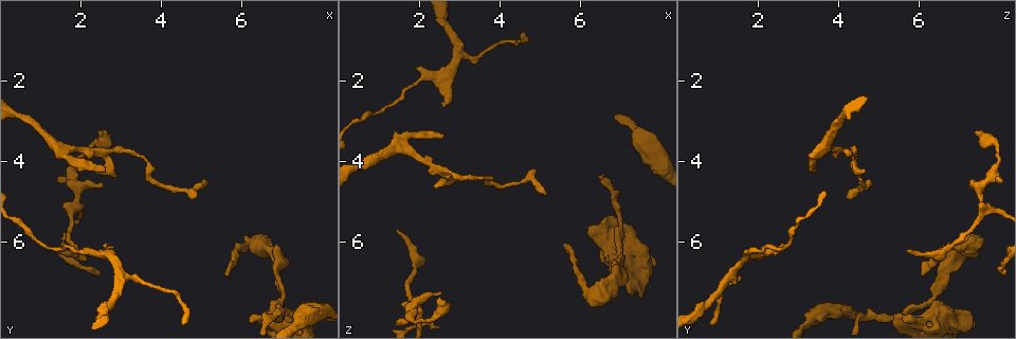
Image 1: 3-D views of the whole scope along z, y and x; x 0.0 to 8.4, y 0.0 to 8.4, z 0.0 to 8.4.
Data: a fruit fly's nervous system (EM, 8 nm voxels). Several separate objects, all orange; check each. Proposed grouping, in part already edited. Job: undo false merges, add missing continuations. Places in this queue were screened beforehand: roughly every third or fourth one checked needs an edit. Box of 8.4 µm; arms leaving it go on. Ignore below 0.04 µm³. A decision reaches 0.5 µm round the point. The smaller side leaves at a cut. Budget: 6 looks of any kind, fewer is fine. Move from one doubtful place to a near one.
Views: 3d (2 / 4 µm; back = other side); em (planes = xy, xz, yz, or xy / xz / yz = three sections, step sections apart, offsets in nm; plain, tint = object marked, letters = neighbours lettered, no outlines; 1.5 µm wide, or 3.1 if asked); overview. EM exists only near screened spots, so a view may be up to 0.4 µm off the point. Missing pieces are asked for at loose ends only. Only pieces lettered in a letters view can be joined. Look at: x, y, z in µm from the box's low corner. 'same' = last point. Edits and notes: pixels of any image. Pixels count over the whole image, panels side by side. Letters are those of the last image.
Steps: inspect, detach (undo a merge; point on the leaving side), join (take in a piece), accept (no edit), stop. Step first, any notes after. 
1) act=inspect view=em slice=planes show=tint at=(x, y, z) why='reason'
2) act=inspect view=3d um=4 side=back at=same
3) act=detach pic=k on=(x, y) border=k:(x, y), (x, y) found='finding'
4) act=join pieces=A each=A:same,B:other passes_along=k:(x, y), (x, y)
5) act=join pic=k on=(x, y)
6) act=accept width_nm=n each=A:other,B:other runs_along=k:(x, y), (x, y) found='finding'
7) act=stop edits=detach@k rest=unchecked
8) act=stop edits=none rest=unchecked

act=inspect view=em slice=xz step=8 show=tint at=(2.65, 6.15, 2.65) why='branch stops here'

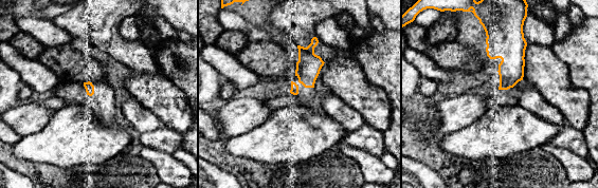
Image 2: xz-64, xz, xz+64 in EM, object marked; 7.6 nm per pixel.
act=inspect view=em slice=planes show=letters at=same why='another direction'

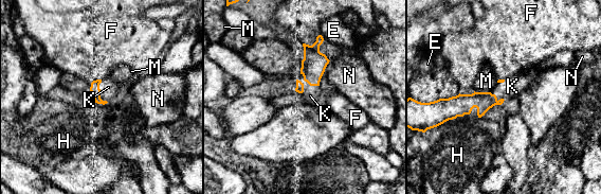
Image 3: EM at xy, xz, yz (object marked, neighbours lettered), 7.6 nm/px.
act=join pieces=K each=E:other,F:other,H:other,K:same,M:other,N:other found='the neuron continues'

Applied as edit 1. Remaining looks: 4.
act=inspect view=em slice=xy step=4 show=letters at=(2.50, 4.60, 7.30) why='free end'

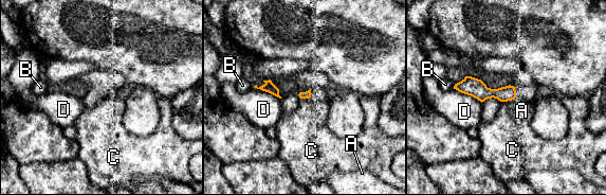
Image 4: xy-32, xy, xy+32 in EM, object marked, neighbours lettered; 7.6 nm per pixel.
act=inspect view=em slice=planes show=letters at=same

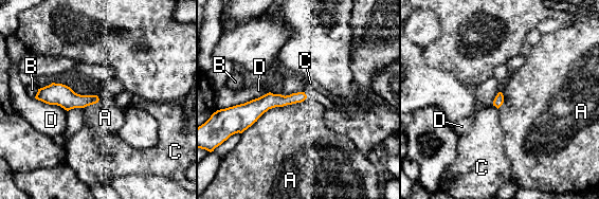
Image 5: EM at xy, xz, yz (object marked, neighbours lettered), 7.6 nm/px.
act=accept each=A:other,B:other,C:other,D:other runs_along=5:(303, 96), (236, 112) found='none of them fits'

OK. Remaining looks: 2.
act=inspect view=em slice=xz step=8 show=tint at=(6.90, 7.75, 6.45) why='sudden change in width'

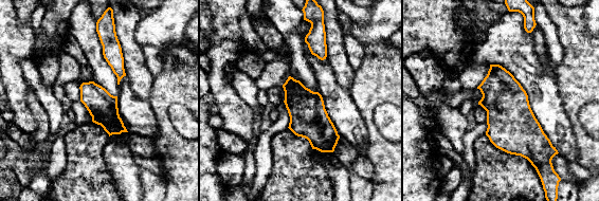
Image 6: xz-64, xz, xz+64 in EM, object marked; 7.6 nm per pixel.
act=inspect view=em slice=xz step=8 show=letters at=same why='what lies round it'

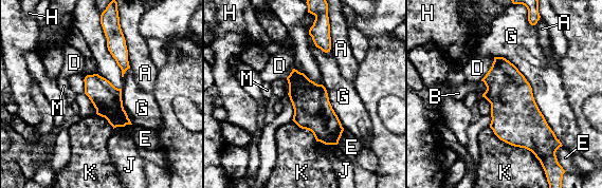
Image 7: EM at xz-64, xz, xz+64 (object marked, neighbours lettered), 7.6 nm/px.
act=detach pic=7 on=(293, 85) longest_contact=G:850nm each=A:other,B:other,D:other,E:other,G:other,H:other,J:other,K:other,M:other border=7:(290, 73), (303, 90), (300, 94) found='a second neuron is stuck on'

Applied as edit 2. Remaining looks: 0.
act=stop edits=join@3,detach@7 rest=unchecked

